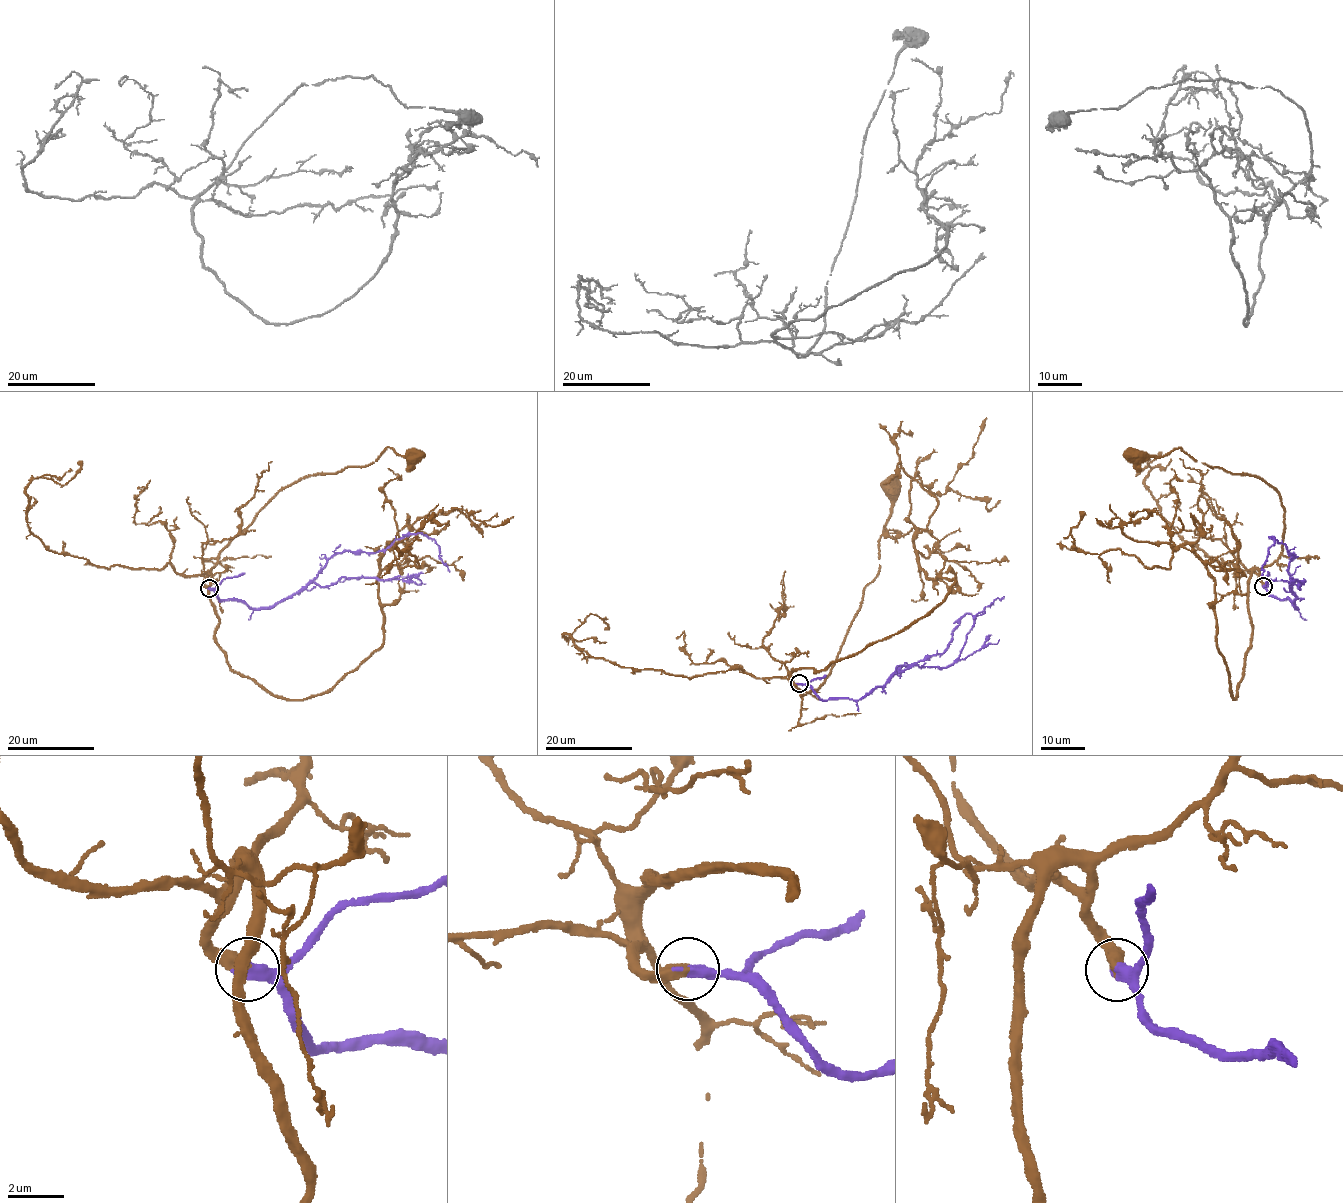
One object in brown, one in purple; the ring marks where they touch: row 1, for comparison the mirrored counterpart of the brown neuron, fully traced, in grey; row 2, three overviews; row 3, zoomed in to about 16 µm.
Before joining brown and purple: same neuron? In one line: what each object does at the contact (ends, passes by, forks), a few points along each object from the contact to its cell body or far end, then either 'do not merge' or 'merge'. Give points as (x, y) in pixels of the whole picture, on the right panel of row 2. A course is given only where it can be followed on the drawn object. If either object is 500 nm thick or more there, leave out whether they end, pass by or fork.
brown ends; purple ends; course brown (1263, 586), (1261, 569), (1283, 547), (1285, 512), (1273, 487), (1194, 461), (1180, 448), (1136, 455); course purple (1263, 586), (1298, 609), (1287, 570), (1295, 556), (1275, 539), (1269, 537), (1275, 542), (1261, 576); merge

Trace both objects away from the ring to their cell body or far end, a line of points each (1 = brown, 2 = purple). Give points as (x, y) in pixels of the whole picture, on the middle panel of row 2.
1: (799, 683), (789, 681), (801, 696), (822, 685), (864, 589), (878, 573), (878, 542), (889, 518), (892, 488)
2: (799, 683), (821, 699), (861, 699), (884, 687), (898, 666), (941, 654), (967, 613), (980, 615), (1004, 596)

